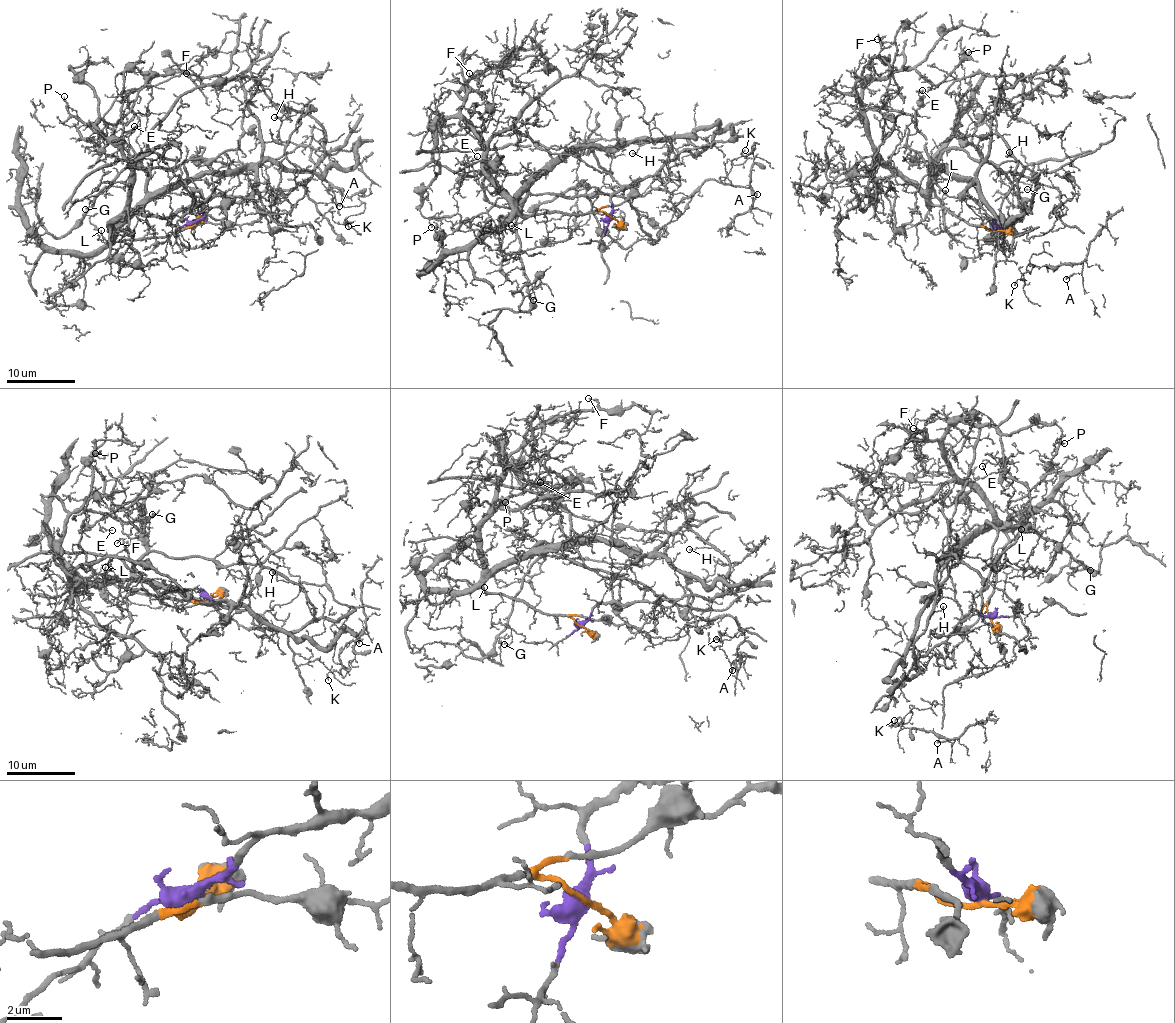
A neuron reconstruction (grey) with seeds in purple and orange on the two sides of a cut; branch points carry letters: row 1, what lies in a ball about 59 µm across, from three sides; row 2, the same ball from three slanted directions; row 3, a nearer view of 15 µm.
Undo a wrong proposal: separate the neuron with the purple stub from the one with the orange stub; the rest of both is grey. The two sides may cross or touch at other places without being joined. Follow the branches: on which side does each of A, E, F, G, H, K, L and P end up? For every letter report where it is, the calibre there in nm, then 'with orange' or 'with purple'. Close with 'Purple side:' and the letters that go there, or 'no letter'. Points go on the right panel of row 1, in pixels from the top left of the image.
A: (1066, 279) | 130 nm | with purple
E: (922, 90) | 80 nm | with orange
F: (877, 39) | 120 nm | with orange
G: (1027, 189) | 90 nm | with orange
H: (1009, 152) | 120 nm | with purple
K: (1014, 285) | 130 nm | with purple
L: (945, 190) | 110 nm | with orange
P: (968, 52) | 80 nm | with orange
Purple side: A, H, K

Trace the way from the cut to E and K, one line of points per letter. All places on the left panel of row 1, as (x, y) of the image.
E: (195, 225), (110, 244), (130, 166), (95, 127), (104, 119), (117, 138), (134, 127)
K: (195, 225), (214, 207), (299, 185), (322, 214), (331, 207), (335, 221), (342, 224), (347, 218), (347, 226)

